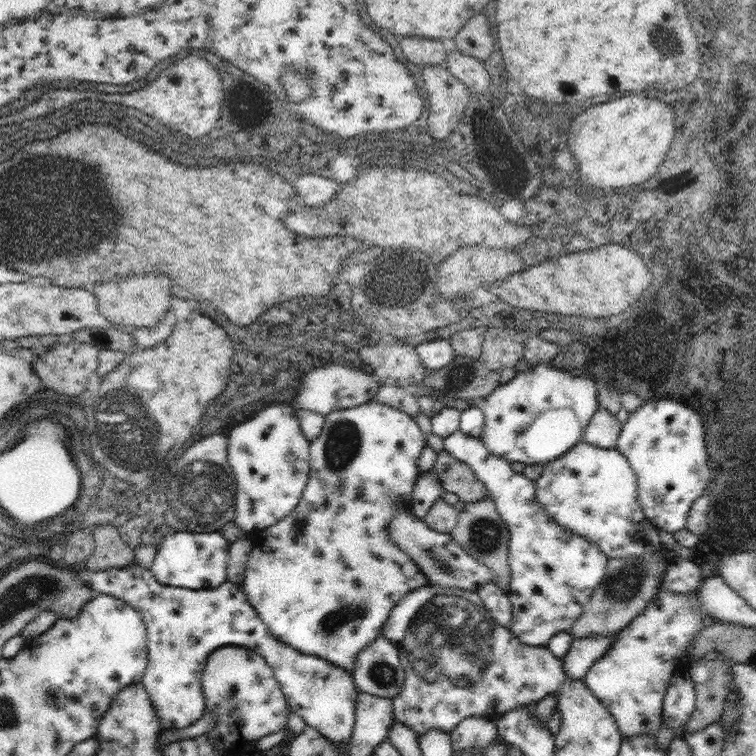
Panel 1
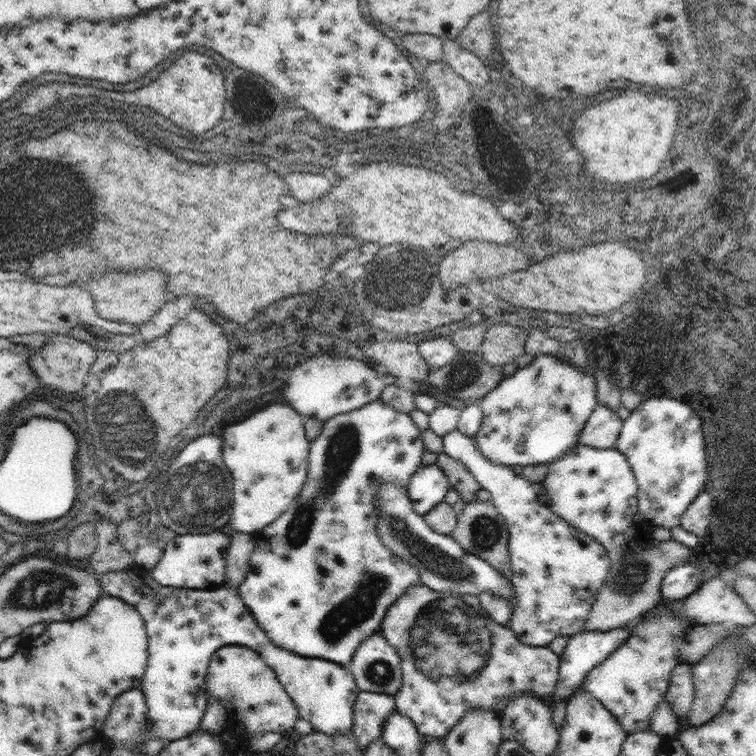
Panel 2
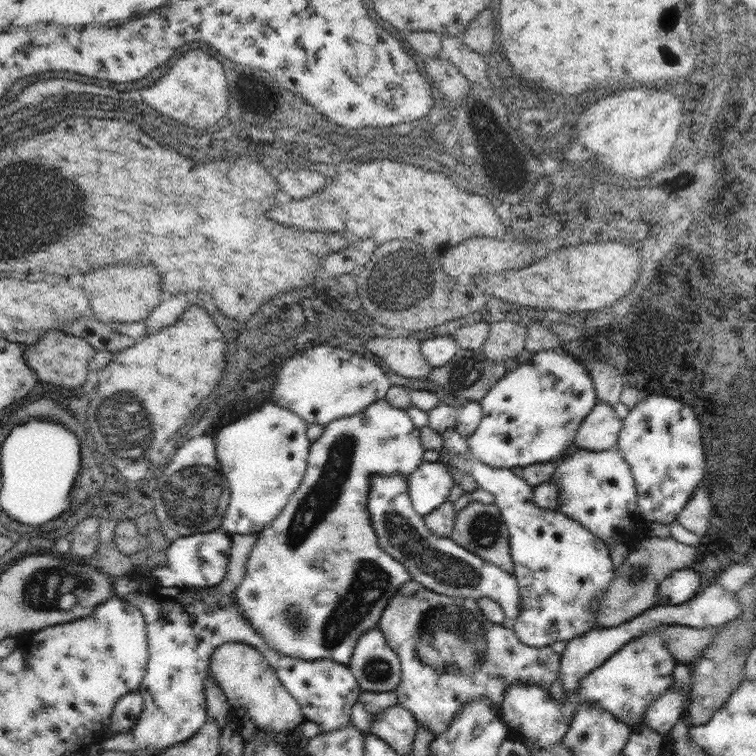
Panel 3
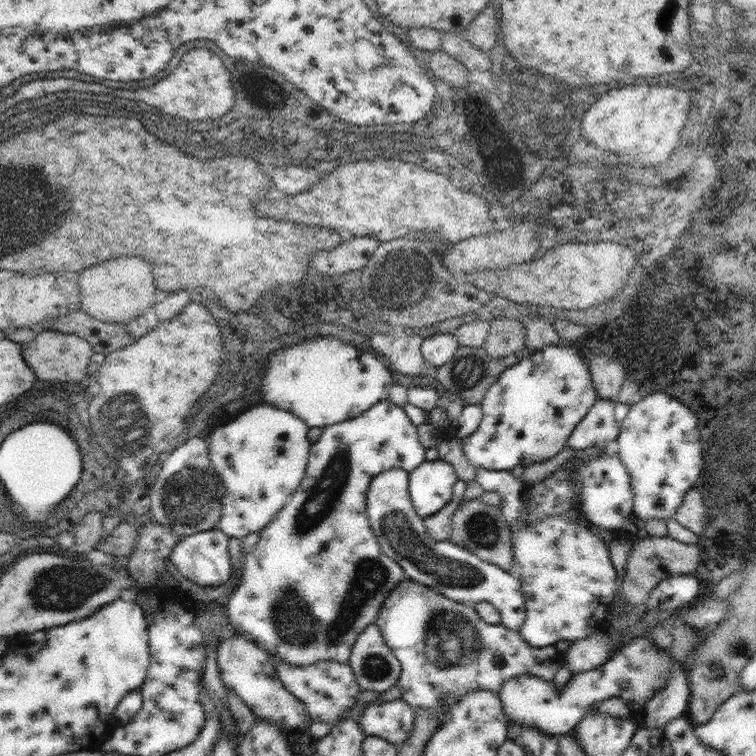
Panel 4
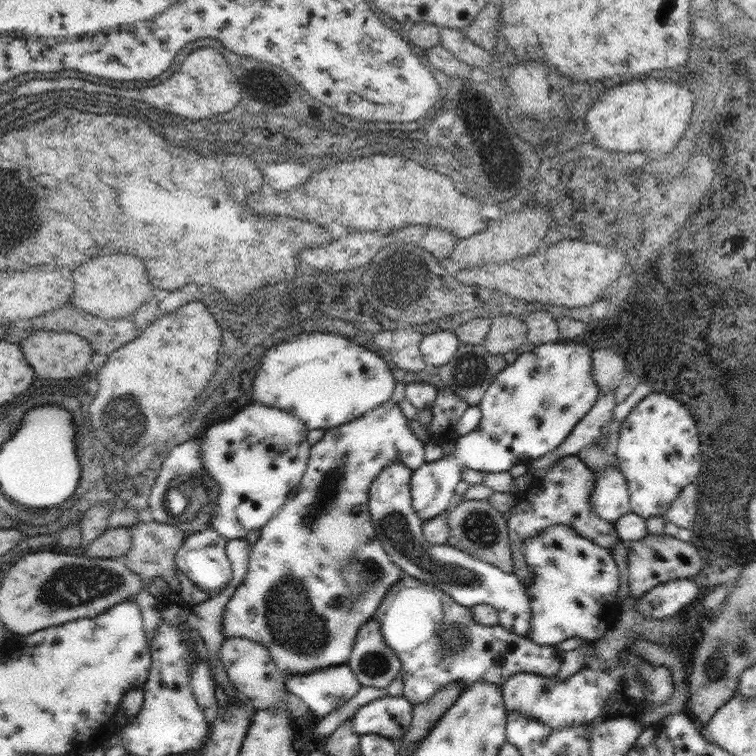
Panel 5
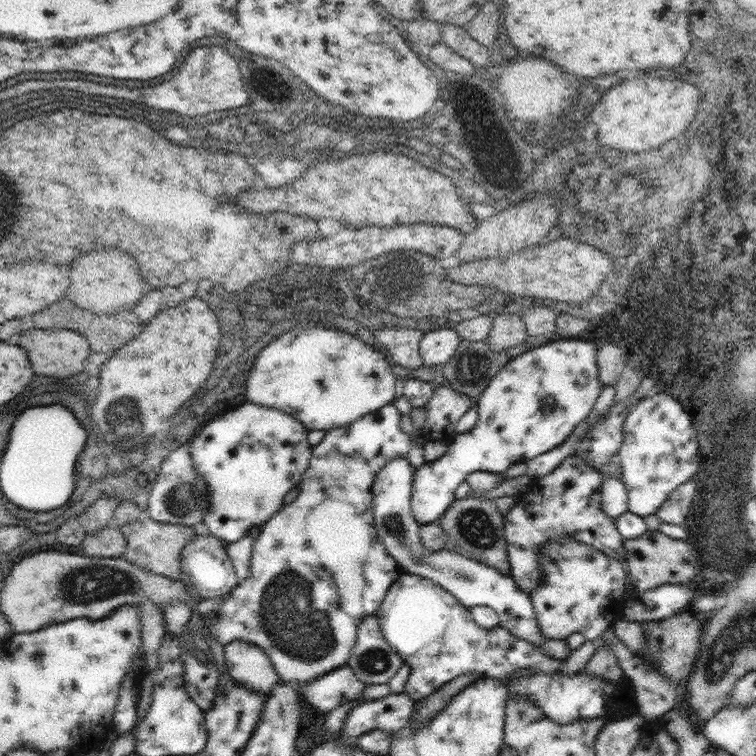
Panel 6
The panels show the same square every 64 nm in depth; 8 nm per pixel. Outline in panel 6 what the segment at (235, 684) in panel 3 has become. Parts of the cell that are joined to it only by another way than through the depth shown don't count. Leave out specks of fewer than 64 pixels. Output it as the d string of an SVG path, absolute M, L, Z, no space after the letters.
M233 640L225 644L223 654L225 670L231 676L233 684L245 686L263 698L271 696L273 686L279 682L279 678L259 646L247 640Z

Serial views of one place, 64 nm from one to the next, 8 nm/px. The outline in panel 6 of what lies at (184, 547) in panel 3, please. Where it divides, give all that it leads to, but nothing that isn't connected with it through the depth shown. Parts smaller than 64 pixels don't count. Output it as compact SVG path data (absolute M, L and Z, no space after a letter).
M203 532L203 536L193 538L191 542L185 544L185 548L181 550L181 572L185 572L189 576L189 582L193 584L193 588L197 590L197 594L201 596L201 600L213 600L213 598L221 598L229 592L233 592L239 584L233 564L227 556L227 550L223 546L223 540L219 540L217 536L213 536L211 532Z

